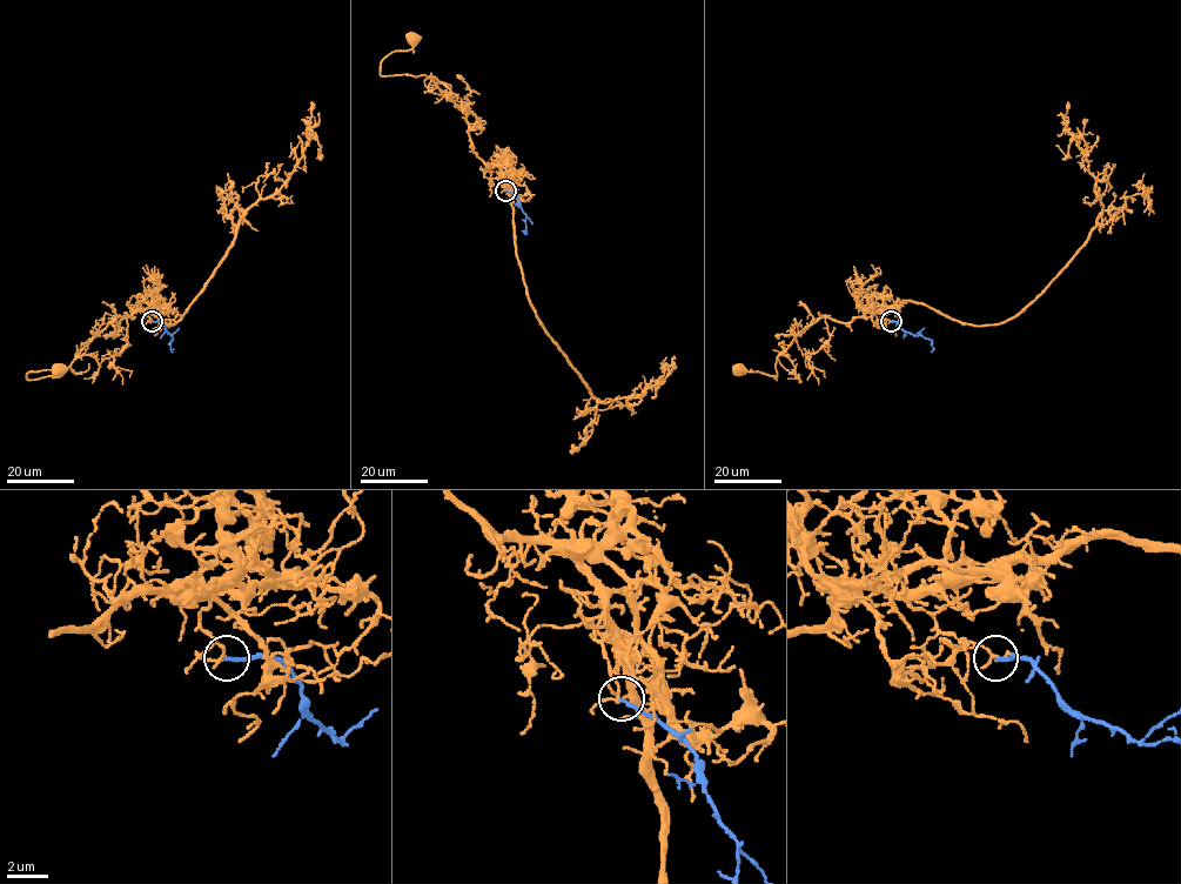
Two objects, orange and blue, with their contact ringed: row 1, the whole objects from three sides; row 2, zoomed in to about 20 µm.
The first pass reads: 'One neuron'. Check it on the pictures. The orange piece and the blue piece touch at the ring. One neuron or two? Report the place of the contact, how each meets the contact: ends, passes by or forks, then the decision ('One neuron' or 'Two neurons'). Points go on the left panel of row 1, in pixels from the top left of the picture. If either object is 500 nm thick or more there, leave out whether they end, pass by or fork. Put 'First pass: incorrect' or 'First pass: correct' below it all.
Place: (152, 321). At the ring orange passes by. At the ring blue ends. Two neurons
First pass: incorrect

